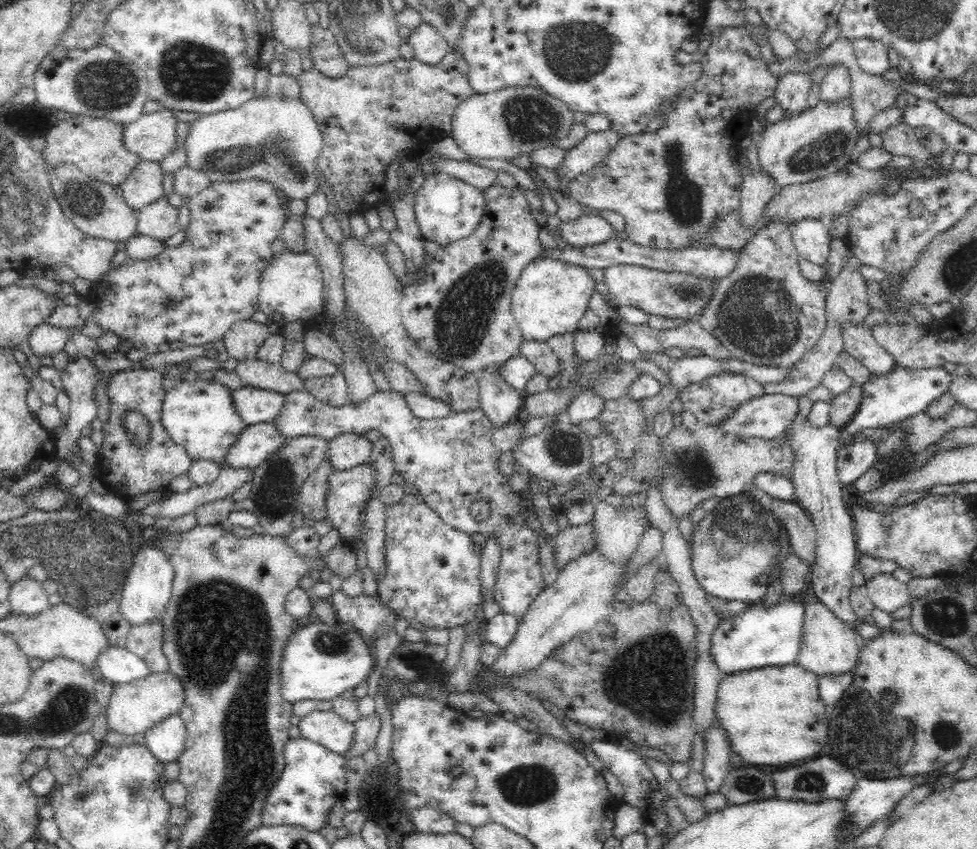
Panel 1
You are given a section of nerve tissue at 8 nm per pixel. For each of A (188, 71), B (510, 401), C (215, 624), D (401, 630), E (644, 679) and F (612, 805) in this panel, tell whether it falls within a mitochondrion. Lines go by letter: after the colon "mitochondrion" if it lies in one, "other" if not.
A: mitochondrion
B: other
C: mitochondrion
D: other
E: mitochondrion
F: other

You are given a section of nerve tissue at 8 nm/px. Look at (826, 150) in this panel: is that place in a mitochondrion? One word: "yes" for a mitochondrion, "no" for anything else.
yes

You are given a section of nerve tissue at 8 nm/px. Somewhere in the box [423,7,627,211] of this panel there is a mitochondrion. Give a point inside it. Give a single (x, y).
(575, 51)

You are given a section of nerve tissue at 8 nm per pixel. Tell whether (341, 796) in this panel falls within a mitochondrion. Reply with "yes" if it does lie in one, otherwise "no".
no

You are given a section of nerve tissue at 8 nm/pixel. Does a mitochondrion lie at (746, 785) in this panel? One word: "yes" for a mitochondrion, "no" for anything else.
yes

